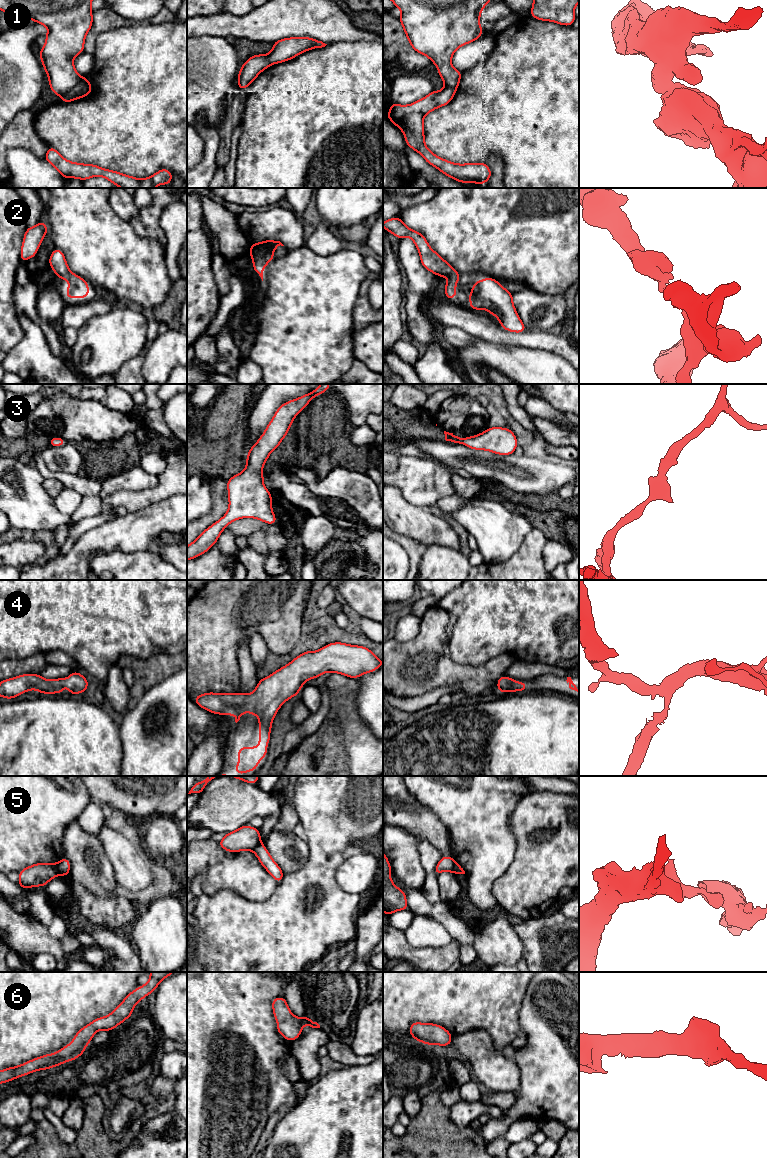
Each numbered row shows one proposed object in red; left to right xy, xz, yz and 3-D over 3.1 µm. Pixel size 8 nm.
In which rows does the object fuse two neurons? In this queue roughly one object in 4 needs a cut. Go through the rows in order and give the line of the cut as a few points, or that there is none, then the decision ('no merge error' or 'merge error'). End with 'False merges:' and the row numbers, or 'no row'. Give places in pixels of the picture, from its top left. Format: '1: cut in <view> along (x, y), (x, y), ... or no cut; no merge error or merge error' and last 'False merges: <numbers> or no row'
1: cut in xy along (81, 77), (62, 97); merge error
2: no cut; no merge error
3: no cut; no merge error
4: no cut; no merge error
5: cut in yz along (455, 862), (454, 873); merge error
6: no cut; no merge error
False merges: 1, 5

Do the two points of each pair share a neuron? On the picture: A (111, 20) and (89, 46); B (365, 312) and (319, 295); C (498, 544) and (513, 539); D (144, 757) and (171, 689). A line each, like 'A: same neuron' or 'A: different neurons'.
A: same neuron
B: different neurons
C: same neuron
D: same neuron

